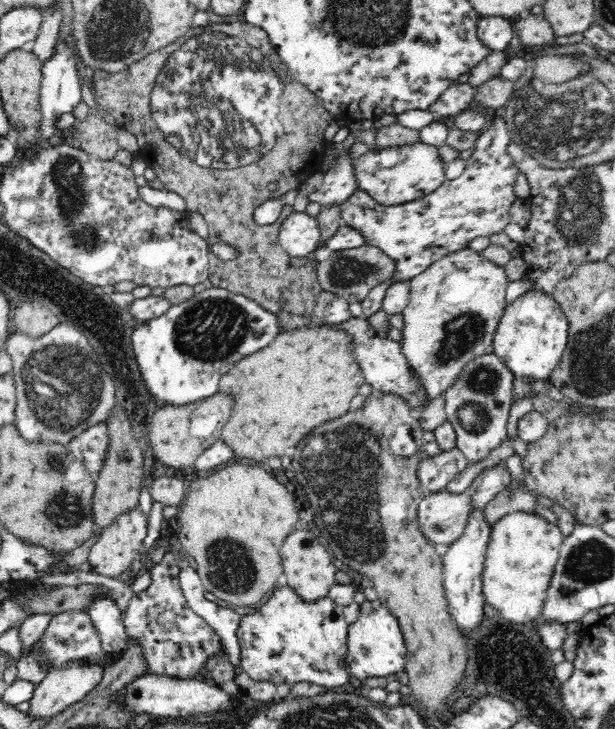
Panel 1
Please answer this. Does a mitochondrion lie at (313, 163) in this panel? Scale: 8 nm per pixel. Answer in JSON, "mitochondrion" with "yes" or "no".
{"mitochondrion":"no"}

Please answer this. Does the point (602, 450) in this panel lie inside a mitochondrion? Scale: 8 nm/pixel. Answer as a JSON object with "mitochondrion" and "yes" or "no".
{"mitochondrion":"no"}

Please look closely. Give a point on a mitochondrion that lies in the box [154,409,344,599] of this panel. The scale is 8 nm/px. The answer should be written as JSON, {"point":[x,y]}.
{"point":[231,570]}

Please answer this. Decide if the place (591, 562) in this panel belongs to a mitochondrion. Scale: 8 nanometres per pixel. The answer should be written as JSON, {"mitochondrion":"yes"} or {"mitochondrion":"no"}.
{"mitochondrion":"yes"}

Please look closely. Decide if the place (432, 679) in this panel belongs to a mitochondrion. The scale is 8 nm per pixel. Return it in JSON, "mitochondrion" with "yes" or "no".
{"mitochondrion":"no"}

